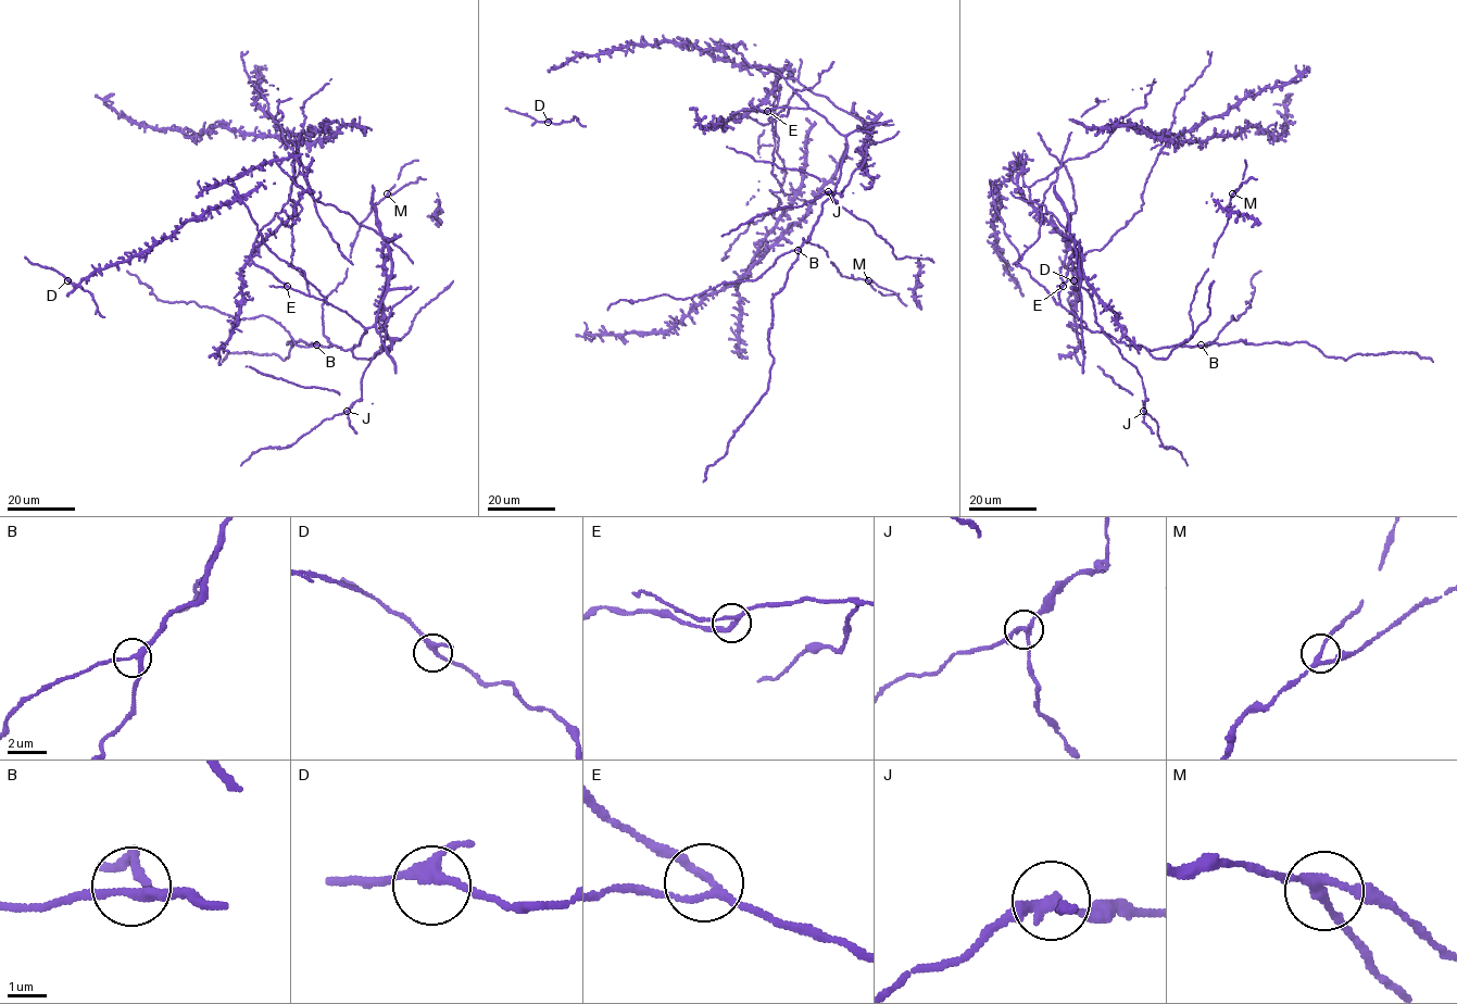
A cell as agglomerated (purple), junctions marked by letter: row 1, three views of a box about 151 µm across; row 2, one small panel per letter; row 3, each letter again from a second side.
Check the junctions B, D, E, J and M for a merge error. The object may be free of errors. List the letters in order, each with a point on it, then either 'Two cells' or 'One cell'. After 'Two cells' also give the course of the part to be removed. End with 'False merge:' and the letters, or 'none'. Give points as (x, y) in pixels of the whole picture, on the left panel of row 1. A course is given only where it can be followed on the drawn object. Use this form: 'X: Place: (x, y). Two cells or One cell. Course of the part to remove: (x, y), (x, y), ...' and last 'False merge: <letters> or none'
B: Place: (316, 344). One cell
D: Place: (67, 280). One cell
E: Place: (287, 286). One cell
J: Place: (347, 411). Two cells. Course of the part to remove: (347, 411), (325, 419), (289, 446), (259, 449), (240, 465)
M: Place: (387, 193). One cell
False merge: J

